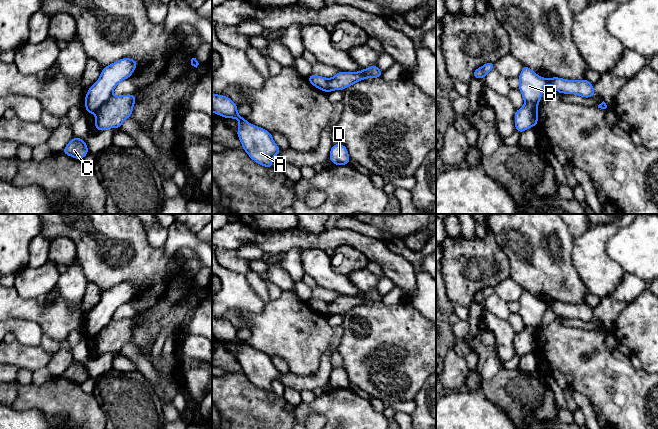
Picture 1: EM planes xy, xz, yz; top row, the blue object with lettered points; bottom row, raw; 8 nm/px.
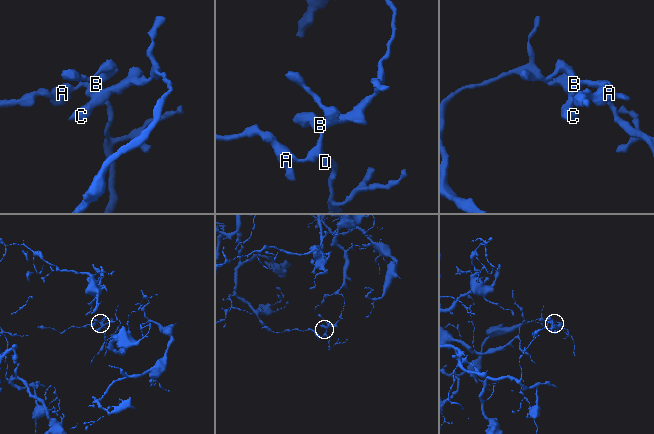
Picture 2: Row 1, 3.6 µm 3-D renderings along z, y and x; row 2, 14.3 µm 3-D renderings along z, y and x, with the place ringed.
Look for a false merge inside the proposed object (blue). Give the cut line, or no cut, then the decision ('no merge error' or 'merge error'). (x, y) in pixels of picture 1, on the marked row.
xy (111, 95), (95, 113) | merge error

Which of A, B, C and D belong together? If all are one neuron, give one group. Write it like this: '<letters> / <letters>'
A B D / C

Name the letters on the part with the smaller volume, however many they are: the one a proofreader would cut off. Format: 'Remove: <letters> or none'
Remove: A, B, D

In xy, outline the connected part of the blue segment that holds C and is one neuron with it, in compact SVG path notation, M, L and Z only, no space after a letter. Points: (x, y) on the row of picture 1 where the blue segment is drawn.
M74 136L61 152L78 160L83 159L89 152L86 142Z

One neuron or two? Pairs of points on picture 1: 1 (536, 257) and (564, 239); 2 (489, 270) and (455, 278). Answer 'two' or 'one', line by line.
1: one
2: one

